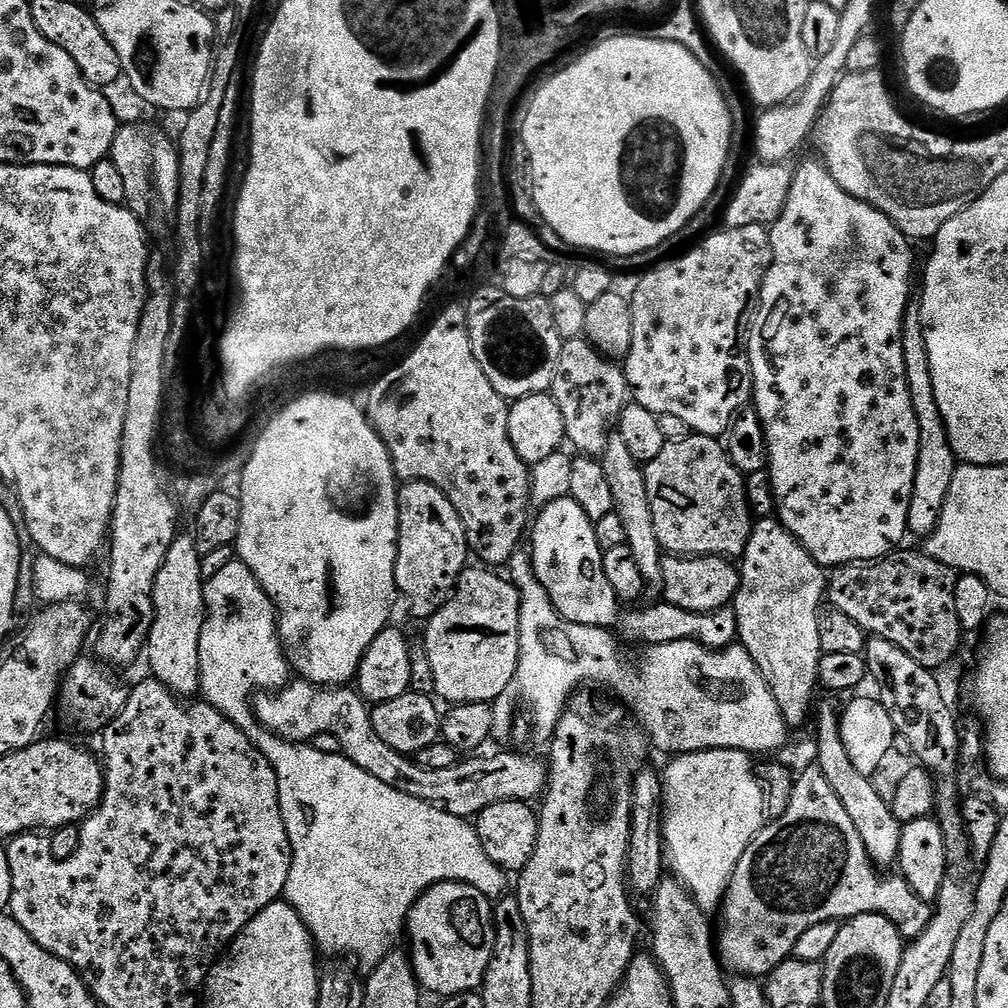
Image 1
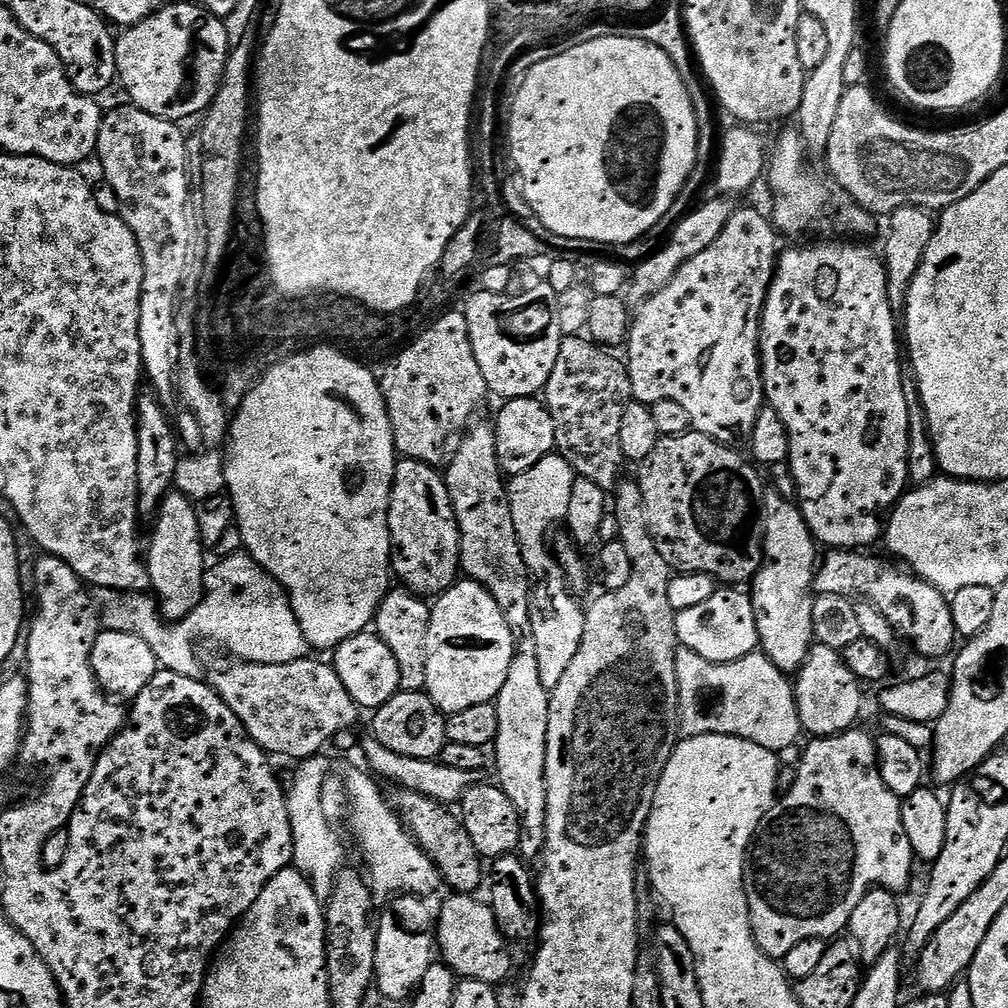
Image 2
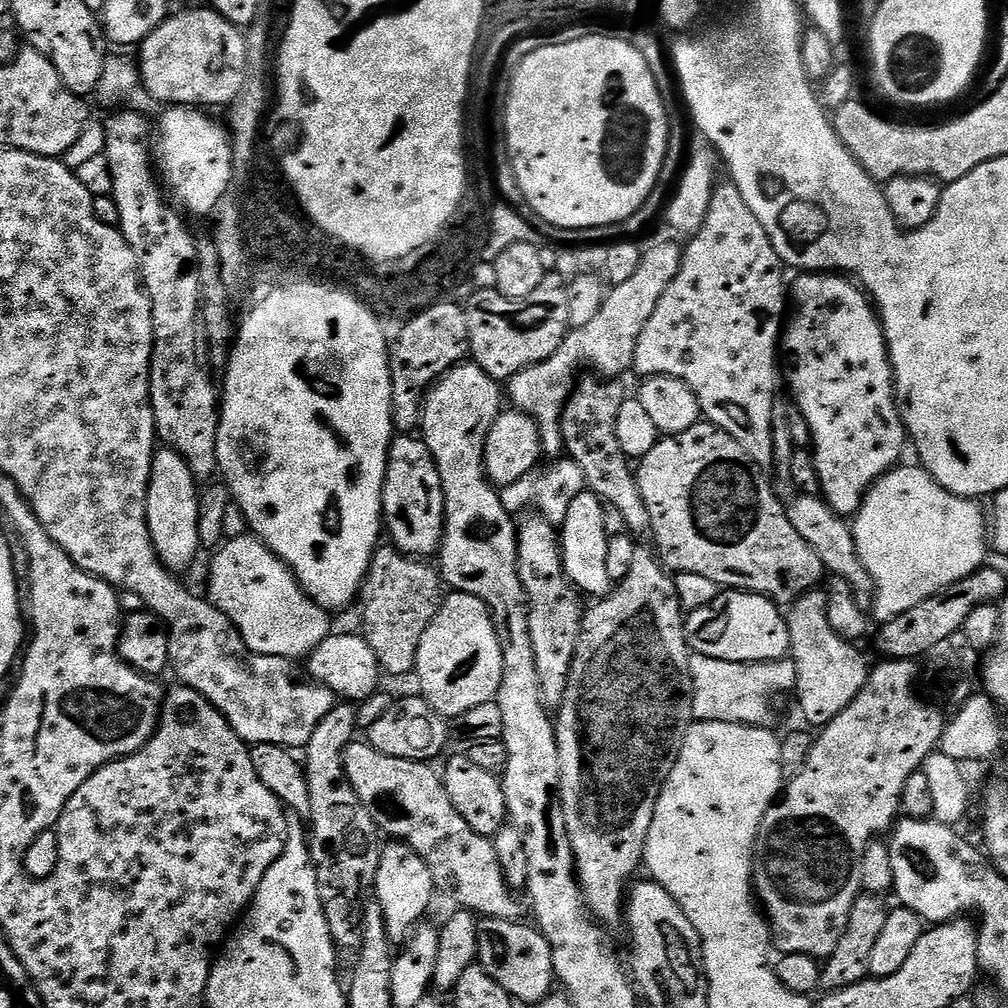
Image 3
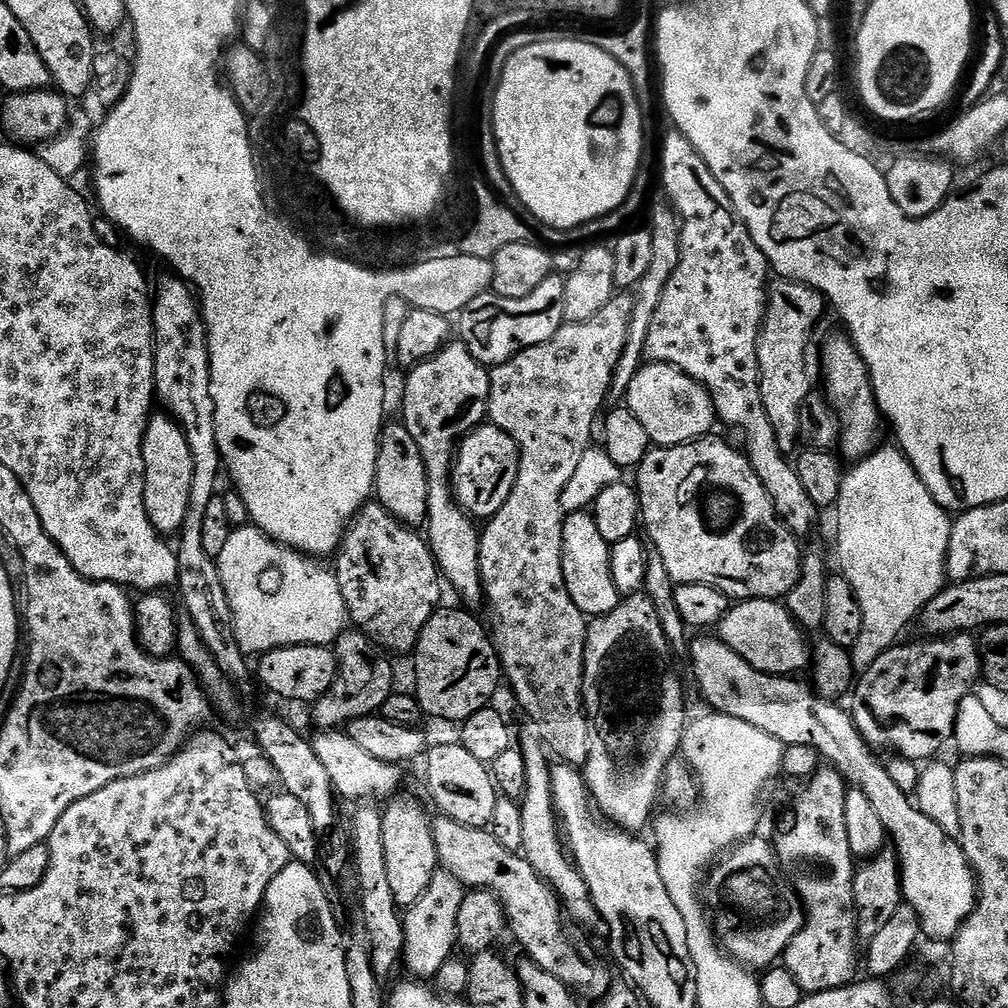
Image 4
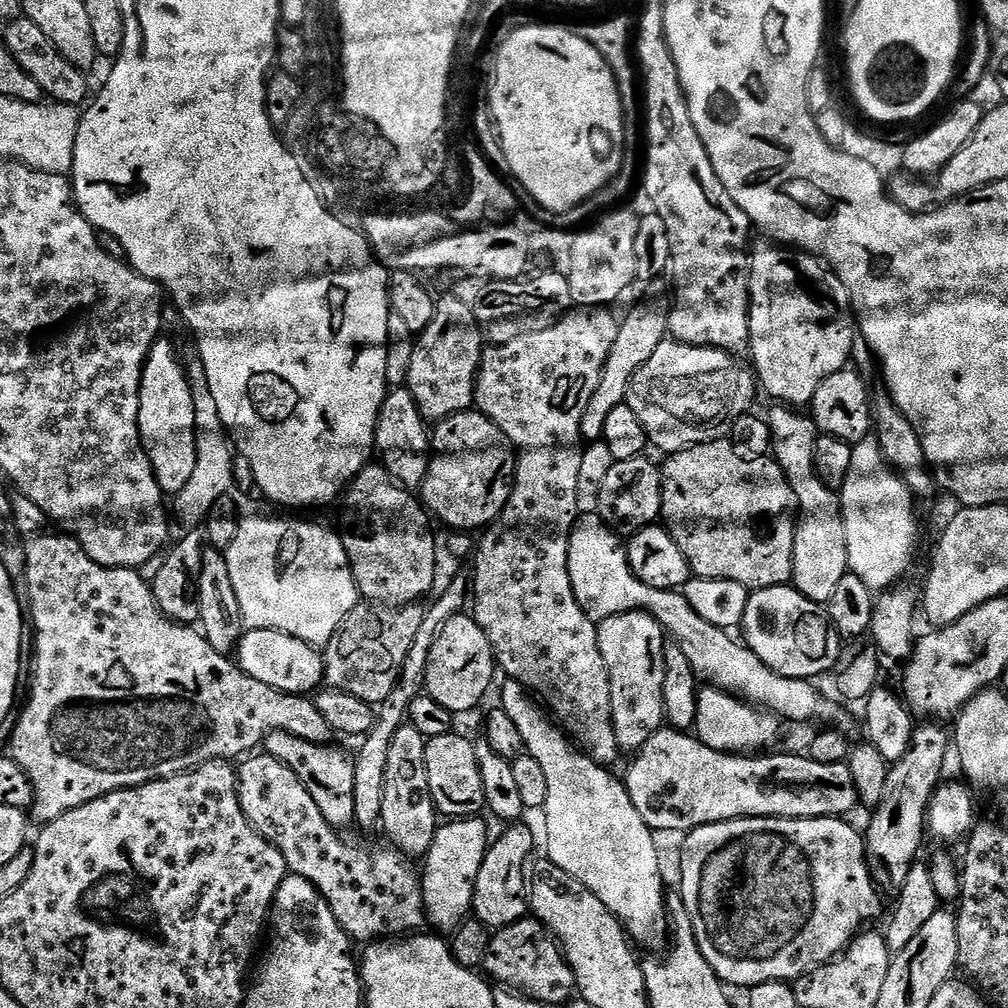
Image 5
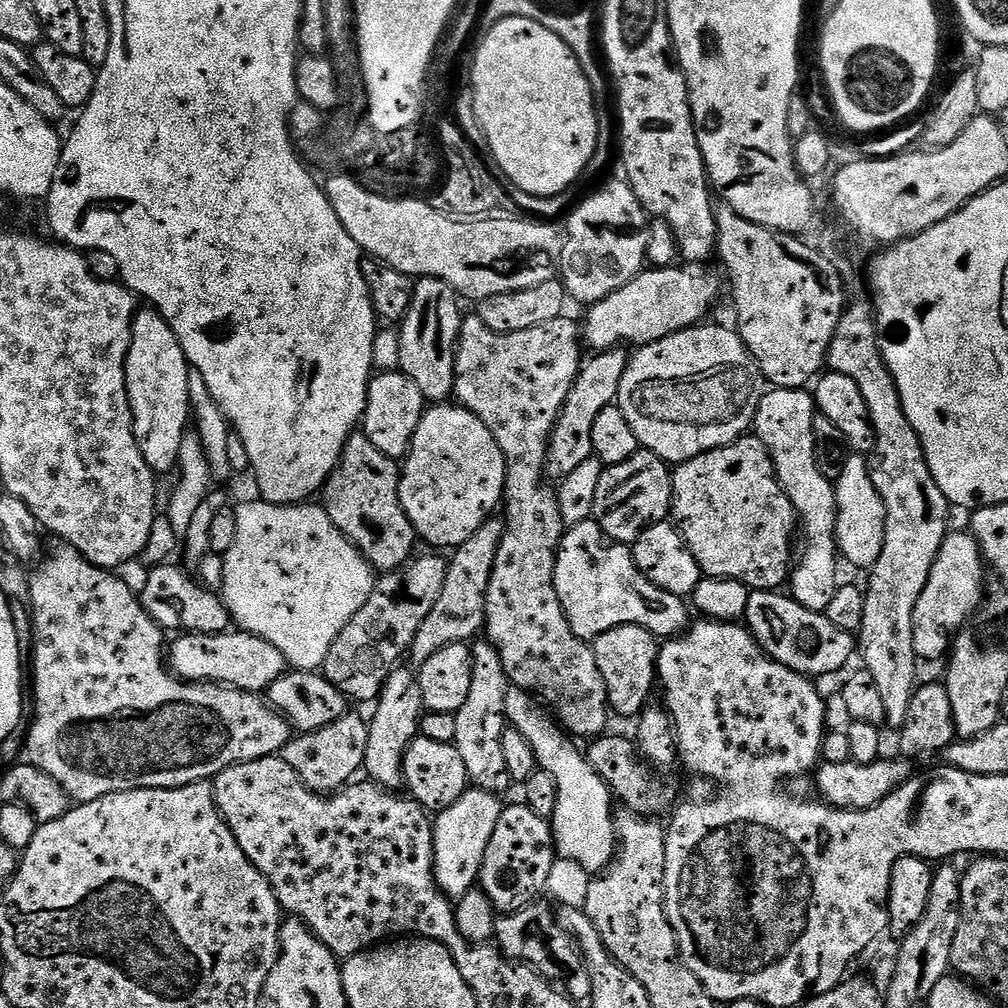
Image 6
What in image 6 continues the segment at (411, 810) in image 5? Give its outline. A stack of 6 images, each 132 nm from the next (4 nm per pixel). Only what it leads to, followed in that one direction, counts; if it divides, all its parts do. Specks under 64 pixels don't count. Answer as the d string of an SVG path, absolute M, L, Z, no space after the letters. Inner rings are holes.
M404 667L395 668L384 683L378 703L375 705L376 713L370 716L368 725L363 771L368 772L367 779L371 783L389 790L399 789L404 784L404 755L412 741L416 739L420 730L420 717L426 711L417 673L411 667L408 667L409 669Z

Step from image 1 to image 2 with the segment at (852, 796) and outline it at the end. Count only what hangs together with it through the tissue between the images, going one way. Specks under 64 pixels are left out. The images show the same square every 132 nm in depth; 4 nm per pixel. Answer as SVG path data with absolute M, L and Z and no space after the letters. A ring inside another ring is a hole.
M813 643L806 662L794 680L801 729L812 738L837 736L849 731L860 716L860 707L864 704L863 690L862 681L854 675L850 666L846 666L841 653L830 646Z

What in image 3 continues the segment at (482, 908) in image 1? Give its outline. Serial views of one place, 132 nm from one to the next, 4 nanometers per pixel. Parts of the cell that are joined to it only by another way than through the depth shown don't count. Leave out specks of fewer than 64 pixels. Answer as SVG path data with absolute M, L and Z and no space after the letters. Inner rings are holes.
M483 919L477 961L519 1003L522 1001L532 1006L539 1005L545 997L551 995L552 984L556 982L552 948L539 929L530 924L522 926L513 920Z

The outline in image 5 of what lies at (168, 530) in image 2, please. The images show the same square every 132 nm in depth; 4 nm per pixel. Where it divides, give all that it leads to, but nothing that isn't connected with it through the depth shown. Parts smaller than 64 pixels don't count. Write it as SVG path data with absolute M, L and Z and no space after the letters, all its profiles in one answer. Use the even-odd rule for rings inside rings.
M165 338L157 339L142 370L142 382L138 394L138 422L140 431L140 446L143 459L152 467L152 476L162 491L175 494L182 490L190 479L195 458L195 406L191 394L191 386L185 375L185 367L178 352L172 349L172 344Z

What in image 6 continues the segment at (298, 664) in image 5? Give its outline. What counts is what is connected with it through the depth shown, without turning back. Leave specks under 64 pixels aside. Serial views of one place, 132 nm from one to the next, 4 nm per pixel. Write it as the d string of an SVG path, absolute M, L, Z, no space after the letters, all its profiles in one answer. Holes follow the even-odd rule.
M243 630L227 632L194 632L180 634L171 641L166 652L166 663L174 676L185 682L223 684L243 692L263 693L286 671L282 650L270 642Z

